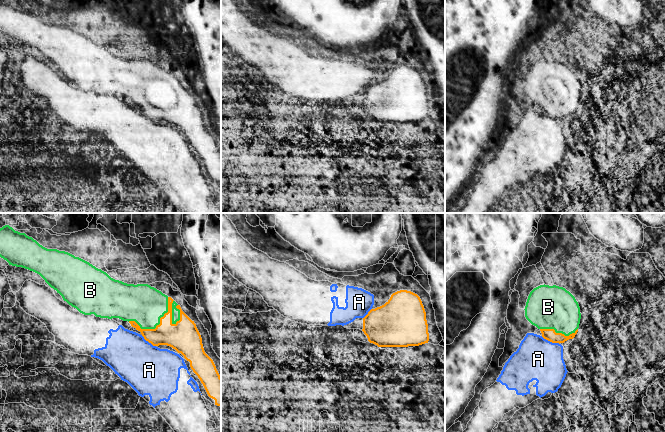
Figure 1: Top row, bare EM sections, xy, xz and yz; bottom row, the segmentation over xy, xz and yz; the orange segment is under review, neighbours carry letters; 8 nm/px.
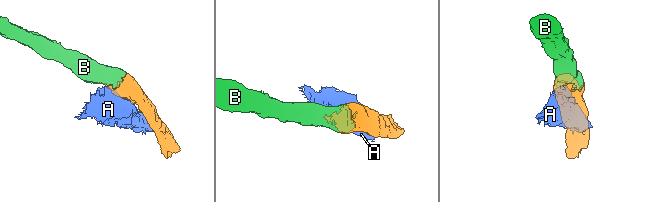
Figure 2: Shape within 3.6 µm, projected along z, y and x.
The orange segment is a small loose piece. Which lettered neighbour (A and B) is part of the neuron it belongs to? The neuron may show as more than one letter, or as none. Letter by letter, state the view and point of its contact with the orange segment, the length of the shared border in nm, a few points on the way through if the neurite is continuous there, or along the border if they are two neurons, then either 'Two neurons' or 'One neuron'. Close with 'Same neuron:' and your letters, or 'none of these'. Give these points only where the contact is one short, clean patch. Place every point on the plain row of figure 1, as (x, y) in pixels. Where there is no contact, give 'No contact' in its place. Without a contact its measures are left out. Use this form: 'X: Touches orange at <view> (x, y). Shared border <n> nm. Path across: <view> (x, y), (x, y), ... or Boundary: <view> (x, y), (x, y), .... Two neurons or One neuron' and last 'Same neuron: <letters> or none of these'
A: Touches orange at yz (550, 117). Shared border 170 nm. Two neurons
B: Touches orange at xy (156, 102). Shared border 380 nm. One neuron
Same neuron: B

